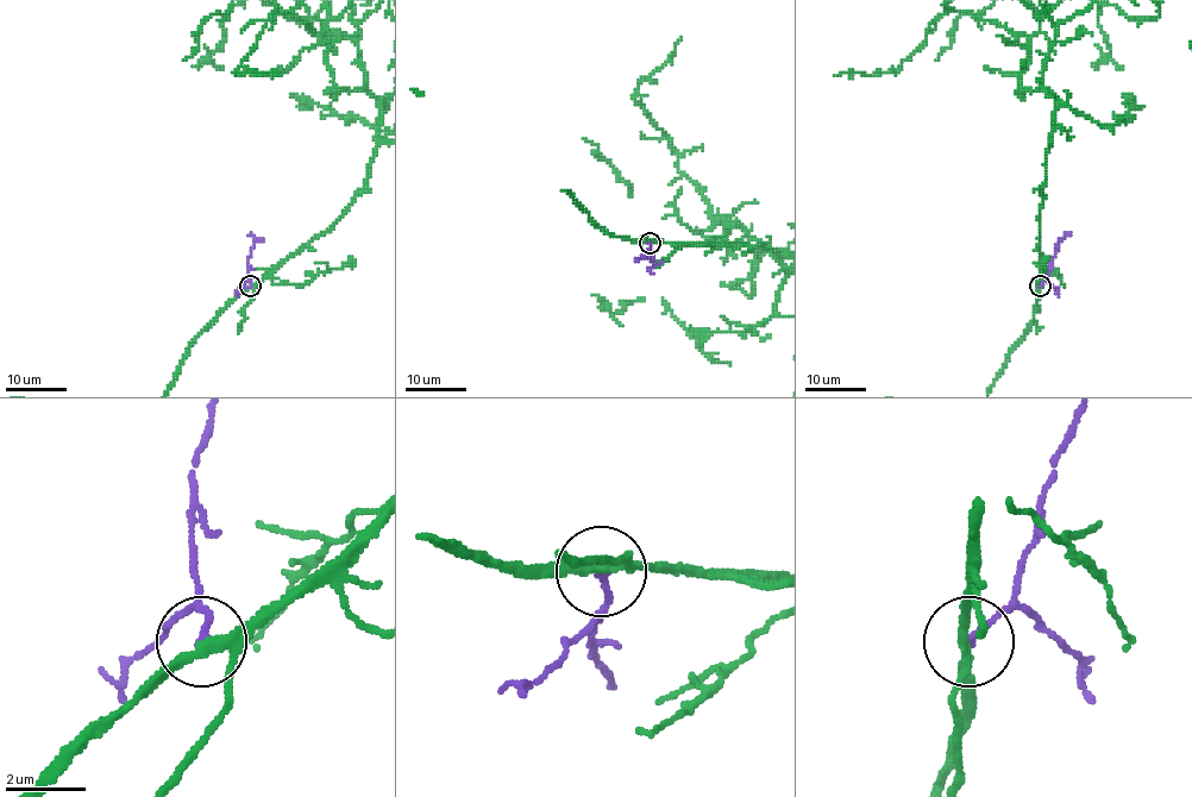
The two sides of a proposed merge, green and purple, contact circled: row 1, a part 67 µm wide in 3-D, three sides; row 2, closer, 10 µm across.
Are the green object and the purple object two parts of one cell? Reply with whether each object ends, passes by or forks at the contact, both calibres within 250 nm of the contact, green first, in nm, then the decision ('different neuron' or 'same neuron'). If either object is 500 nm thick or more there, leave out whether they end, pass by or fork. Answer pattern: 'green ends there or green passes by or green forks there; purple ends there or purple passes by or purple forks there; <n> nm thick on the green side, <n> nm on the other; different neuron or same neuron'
green forks there; purple ends there; 200 nm thick on the green side, 150 nm on the other; same neuron

